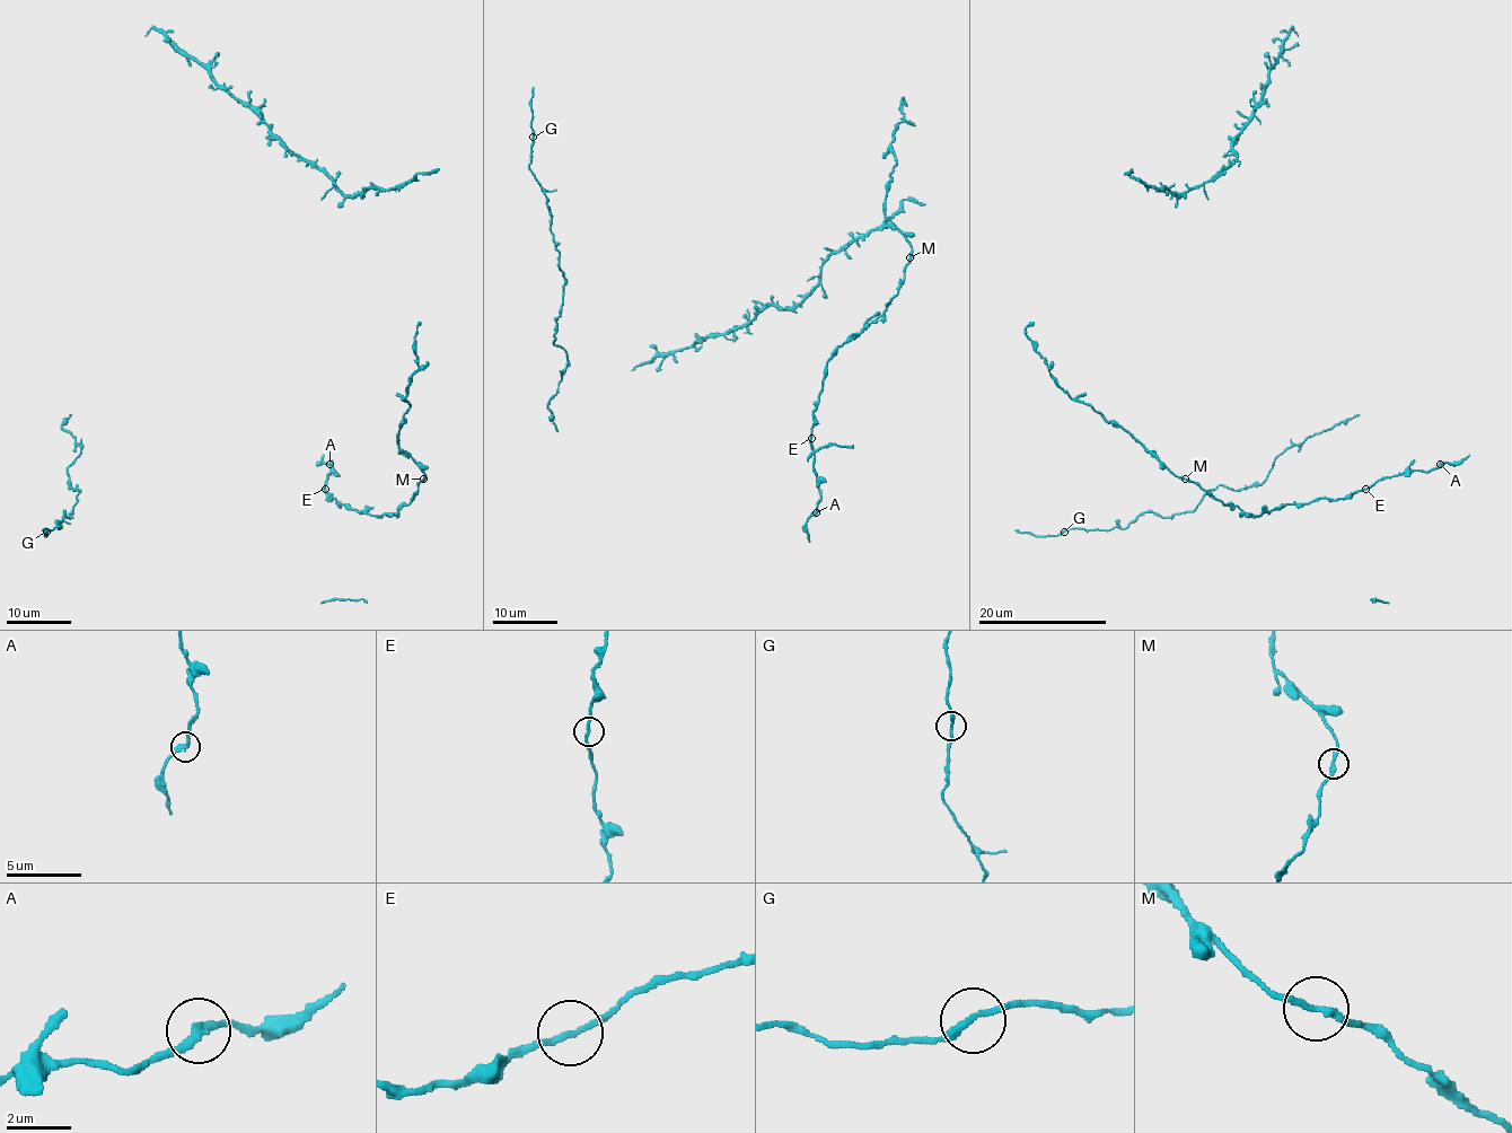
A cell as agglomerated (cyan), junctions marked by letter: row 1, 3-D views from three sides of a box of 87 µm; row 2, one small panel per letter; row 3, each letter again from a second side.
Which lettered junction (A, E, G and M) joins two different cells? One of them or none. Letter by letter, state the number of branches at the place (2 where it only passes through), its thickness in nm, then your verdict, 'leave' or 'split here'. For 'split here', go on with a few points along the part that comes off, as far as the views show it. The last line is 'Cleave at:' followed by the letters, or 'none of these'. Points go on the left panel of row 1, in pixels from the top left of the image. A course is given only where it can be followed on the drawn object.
A: 2 | 200 nm | leave
E: 2 | 180 nm | leave
G: 2 | 200 nm | leave
M: 2 | 200 nm | leave
Cleave at: none of these

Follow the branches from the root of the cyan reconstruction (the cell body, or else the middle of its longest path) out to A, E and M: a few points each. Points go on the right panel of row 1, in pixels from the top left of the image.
A: (1169, 468), (1242, 514), (1260, 516), (1288, 504), (1351, 498), (1387, 476), (1409, 471), (1429, 472), (1440, 464)
E: (1169, 468), (1178, 476), (1196, 482), (1225, 504), (1253, 516), (1321, 498), (1351, 498), (1364, 488)
M: (1169, 468), (1185, 479)

